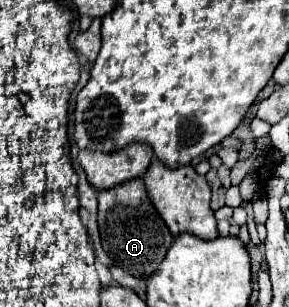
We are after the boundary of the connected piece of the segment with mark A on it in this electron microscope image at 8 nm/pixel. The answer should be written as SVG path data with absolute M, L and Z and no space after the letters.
M135 178L99 192L99 232L103 250L115 266L127 270L135 278L149 278L165 258L173 236L151 204L143 178Z

